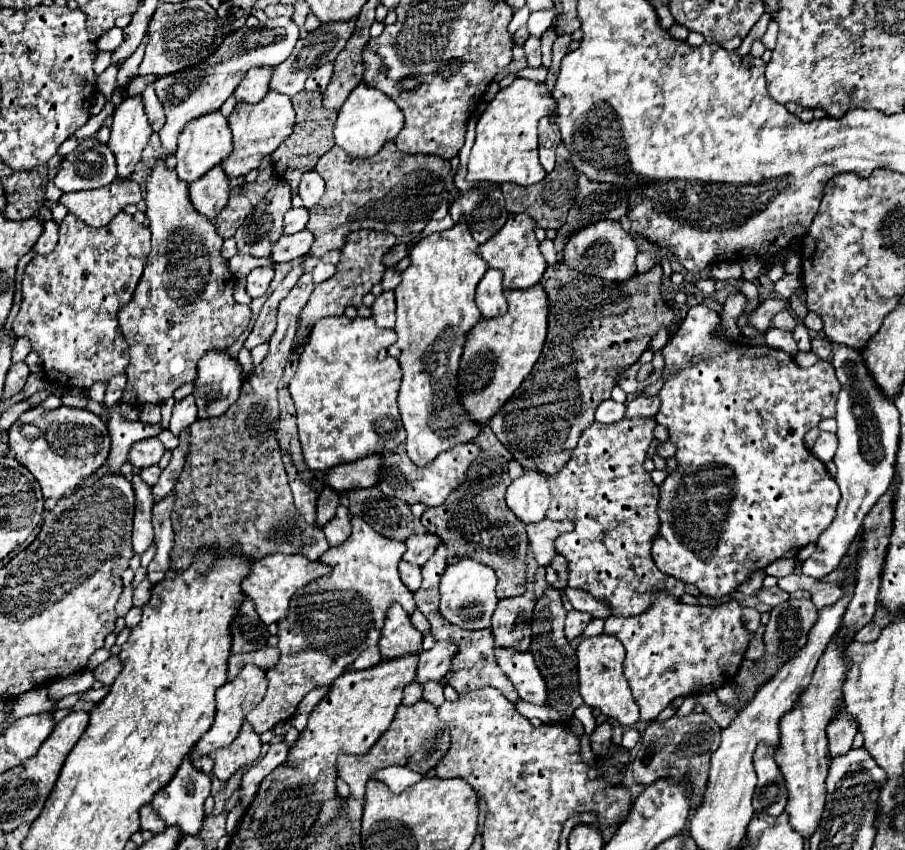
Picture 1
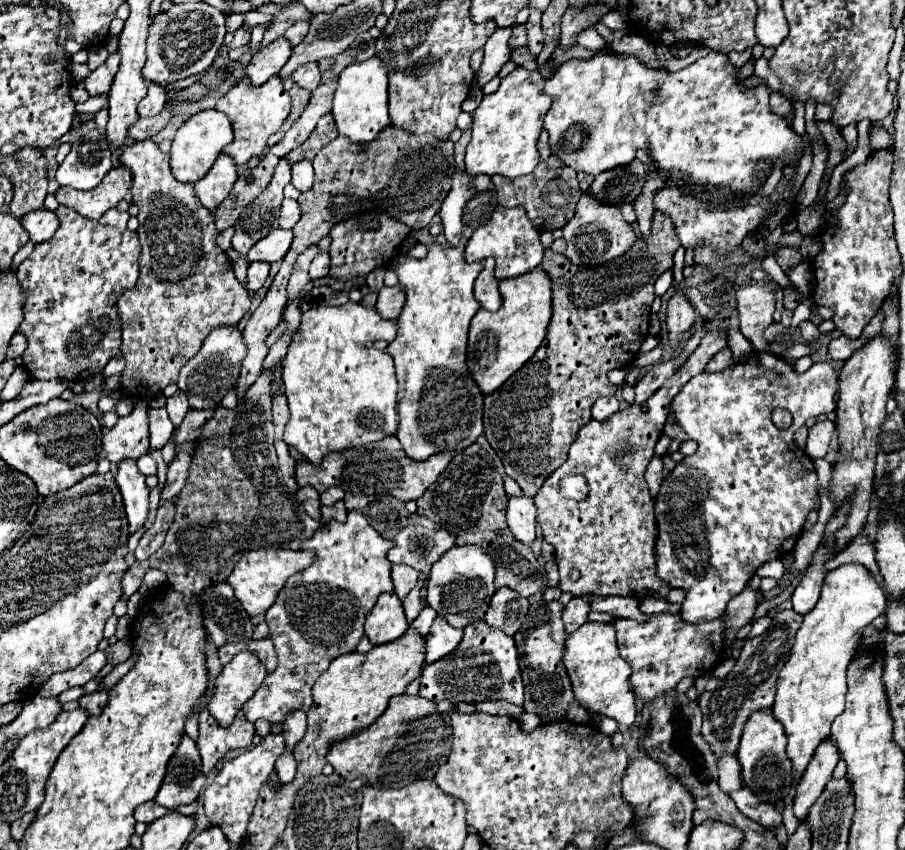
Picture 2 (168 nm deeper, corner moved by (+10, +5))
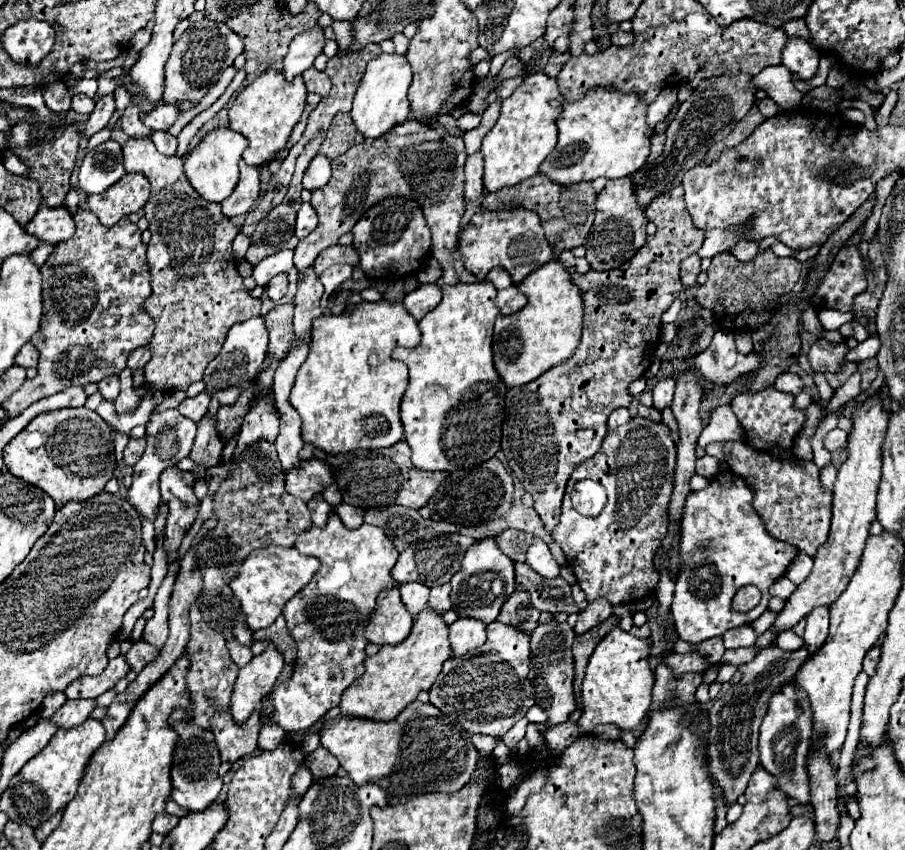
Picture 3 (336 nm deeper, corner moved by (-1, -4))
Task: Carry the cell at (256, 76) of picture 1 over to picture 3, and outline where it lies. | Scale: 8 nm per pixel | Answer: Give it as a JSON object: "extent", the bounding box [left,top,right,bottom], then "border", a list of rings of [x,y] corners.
{"extent":[282,27,326,81],"border":[[[314,27],[308,31],[302,31],[294,37],[288,55],[284,59],[284,69],[282,73],[286,75],[288,81],[292,81],[296,75],[304,73],[308,67],[314,65],[314,59],[322,53],[326,43],[322,27]]]}

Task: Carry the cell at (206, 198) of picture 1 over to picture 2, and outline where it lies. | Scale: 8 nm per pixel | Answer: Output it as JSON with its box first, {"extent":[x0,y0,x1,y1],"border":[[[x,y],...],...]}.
{"extent":[195,154,237,210],"border":[[[221,154],[205,178],[197,180],[195,192],[207,210],[215,210],[231,192],[237,180],[237,166],[227,154]]]}

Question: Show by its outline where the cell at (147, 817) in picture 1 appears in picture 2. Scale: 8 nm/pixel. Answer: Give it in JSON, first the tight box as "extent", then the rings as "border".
{"extent":[135,802,169,824],"border":[[[145,802],[145,804],[141,804],[141,806],[135,808],[135,818],[137,818],[137,822],[149,824],[149,822],[165,816],[167,812],[169,812],[167,808],[159,806],[159,804],[155,804],[155,802]]]}

